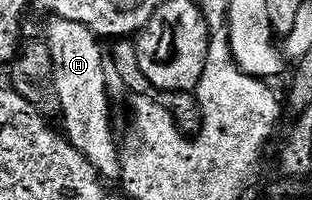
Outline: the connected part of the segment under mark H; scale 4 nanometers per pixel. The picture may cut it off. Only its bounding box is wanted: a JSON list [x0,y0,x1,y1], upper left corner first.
[45,18,122,181]

